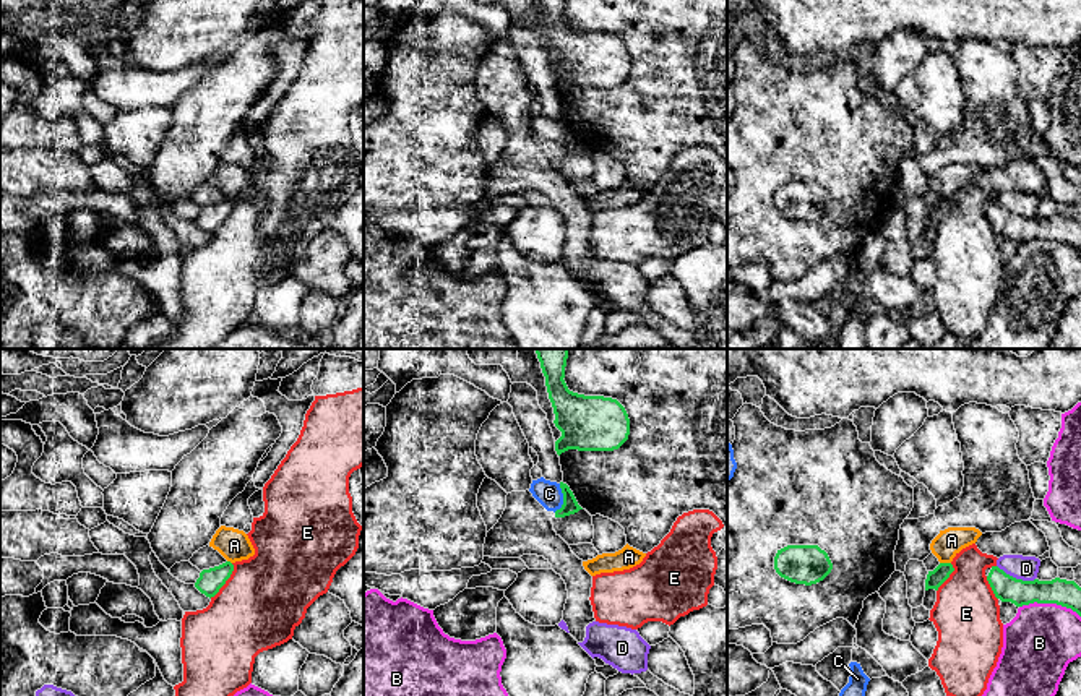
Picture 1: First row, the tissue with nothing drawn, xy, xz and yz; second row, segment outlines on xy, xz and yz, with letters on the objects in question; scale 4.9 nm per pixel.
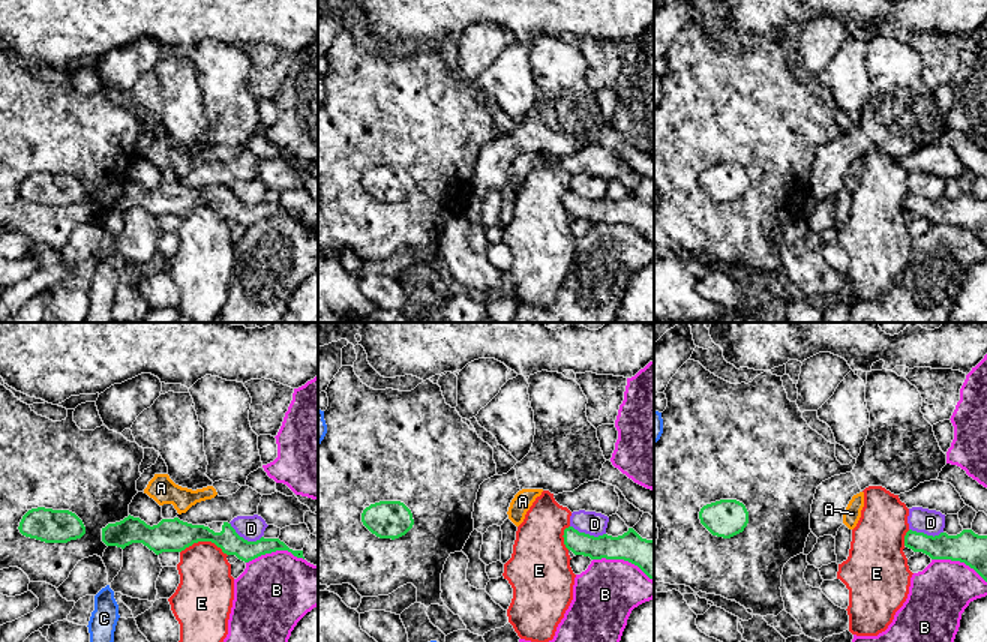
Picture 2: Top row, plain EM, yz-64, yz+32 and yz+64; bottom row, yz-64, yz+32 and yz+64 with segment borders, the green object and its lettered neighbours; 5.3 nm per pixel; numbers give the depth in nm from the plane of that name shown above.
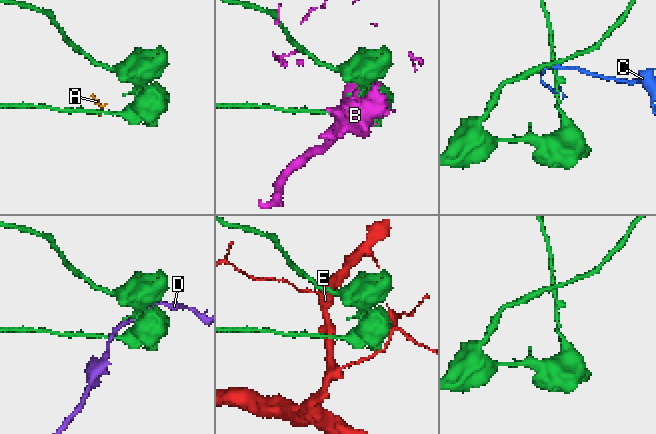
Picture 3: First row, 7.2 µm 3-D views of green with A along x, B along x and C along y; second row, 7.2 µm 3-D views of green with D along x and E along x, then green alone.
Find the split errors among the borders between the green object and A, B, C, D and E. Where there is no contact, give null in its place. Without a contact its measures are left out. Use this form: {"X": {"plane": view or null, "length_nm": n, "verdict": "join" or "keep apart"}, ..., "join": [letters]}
{"A": {"plane": "yz", "length_nm": 60, "verdict": "keep apart"}, "B": {"plane": "yz", "length_nm": 300, "verdict": "keep apart"}, "C": {"plane": "xz", "length_nm": 150, "verdict": "keep apart"}, "D": {"plane": "yz", "length_nm": 200, "verdict": "keep apart"}, "E": {"plane": "xy", "length_nm": 200, "verdict": "keep apart"}, "join": []}

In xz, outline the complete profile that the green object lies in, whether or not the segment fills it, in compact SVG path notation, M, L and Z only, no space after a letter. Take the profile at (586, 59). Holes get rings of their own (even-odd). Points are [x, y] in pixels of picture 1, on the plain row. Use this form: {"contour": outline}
{"contour": "M540 0L555 50L553 60L562 68L555 78L557 91L568 86L618 86L630 71L630 55L625 44L612 34L570 28L563 16L565 3L566 0Z"}

